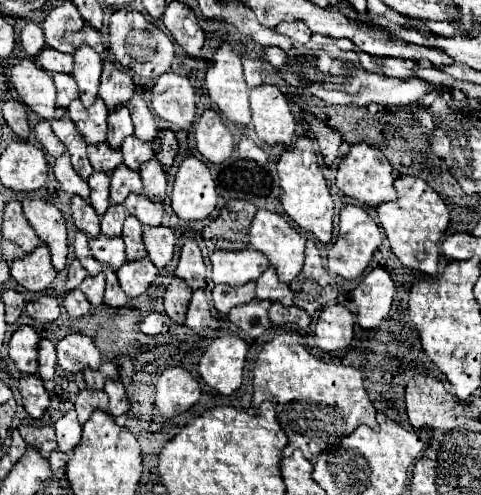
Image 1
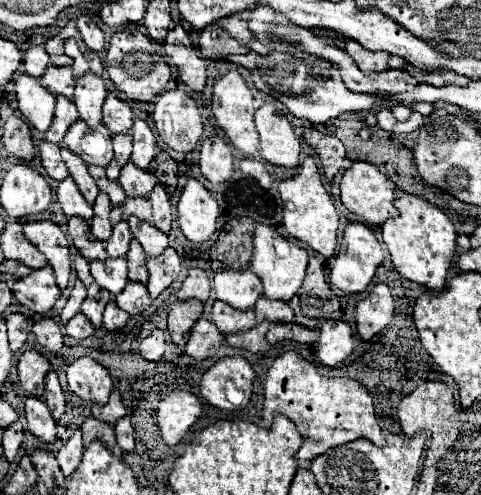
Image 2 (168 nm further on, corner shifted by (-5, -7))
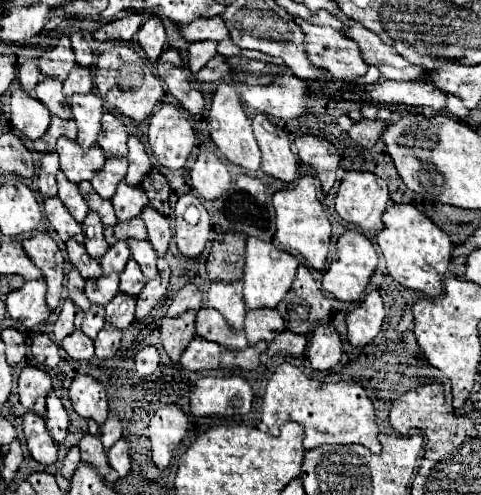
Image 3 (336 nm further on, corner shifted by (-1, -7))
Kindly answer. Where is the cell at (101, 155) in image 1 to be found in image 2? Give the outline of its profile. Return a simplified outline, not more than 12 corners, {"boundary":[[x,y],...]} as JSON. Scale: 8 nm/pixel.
{"boundary":[[89,165],[99,191],[107,193],[113,205],[125,201],[121,183],[109,181],[105,167]]}

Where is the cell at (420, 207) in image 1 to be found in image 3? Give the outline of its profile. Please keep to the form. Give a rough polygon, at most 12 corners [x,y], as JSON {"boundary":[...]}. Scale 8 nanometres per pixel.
{"boundary":[[391,205],[377,245],[389,275],[443,293],[453,243],[413,205]]}

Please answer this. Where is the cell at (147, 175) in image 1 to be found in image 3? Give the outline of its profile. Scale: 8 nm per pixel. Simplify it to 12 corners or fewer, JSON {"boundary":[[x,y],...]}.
{"boundary":[[153,207],[141,213],[155,253],[167,253],[169,221]]}

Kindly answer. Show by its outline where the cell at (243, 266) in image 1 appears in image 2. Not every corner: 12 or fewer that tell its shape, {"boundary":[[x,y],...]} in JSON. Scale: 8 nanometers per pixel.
{"boundary":[[251,269],[213,273],[215,297],[251,309],[263,283]]}

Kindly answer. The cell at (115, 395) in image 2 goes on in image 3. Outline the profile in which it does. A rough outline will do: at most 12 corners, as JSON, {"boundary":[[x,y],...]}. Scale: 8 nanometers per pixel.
{"boundary":[[109,413],[99,427],[89,423],[89,433],[101,439],[105,451],[121,439],[121,421]]}

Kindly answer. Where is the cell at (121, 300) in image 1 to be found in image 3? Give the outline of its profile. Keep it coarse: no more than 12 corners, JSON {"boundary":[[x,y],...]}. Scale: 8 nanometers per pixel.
{"boundary":[[103,327],[95,339],[95,357],[109,359],[121,347],[121,331]]}

